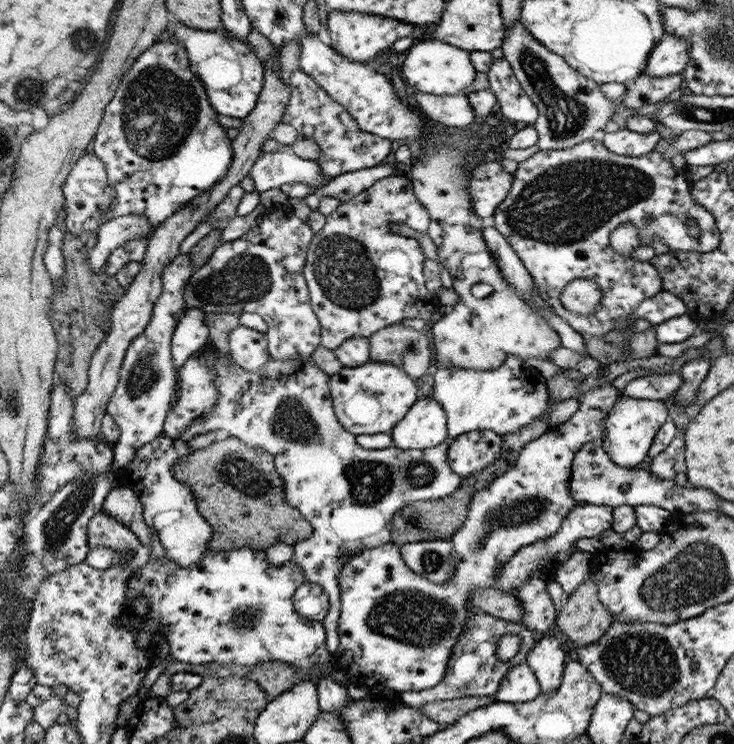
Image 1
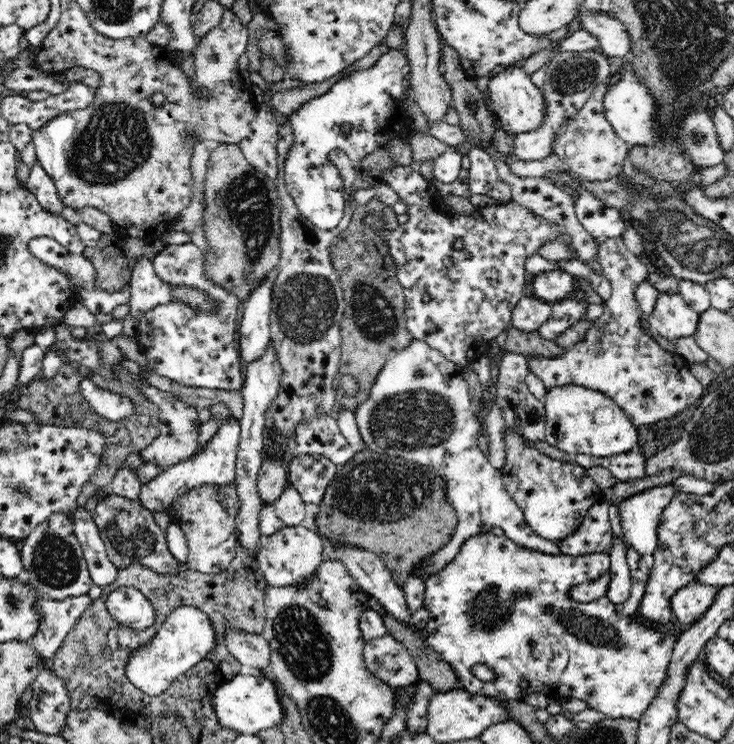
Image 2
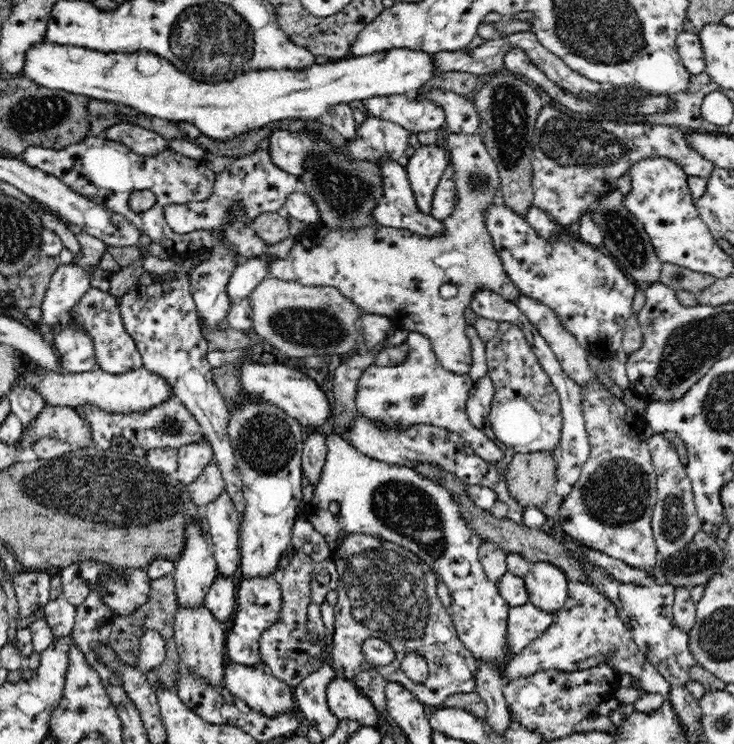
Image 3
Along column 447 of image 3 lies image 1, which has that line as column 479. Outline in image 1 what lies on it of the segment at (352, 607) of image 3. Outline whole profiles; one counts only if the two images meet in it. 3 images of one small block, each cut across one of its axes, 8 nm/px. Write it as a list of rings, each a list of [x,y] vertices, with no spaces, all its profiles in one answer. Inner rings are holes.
[[[470,607],[468,619],[462,627],[462,632],[458,637],[458,644],[454,644],[452,656],[447,664],[447,671],[433,689],[423,690],[417,695],[399,694],[394,698],[407,707],[420,708],[424,703],[436,700],[452,700],[464,697],[484,698],[495,696],[504,680],[504,676],[510,672],[512,666],[526,663],[526,656],[537,642],[538,635],[522,623],[513,623],[486,613],[477,607]],[[506,633],[516,633],[520,635],[520,648],[518,654],[512,656],[512,660],[500,662],[496,654],[498,639]]]

